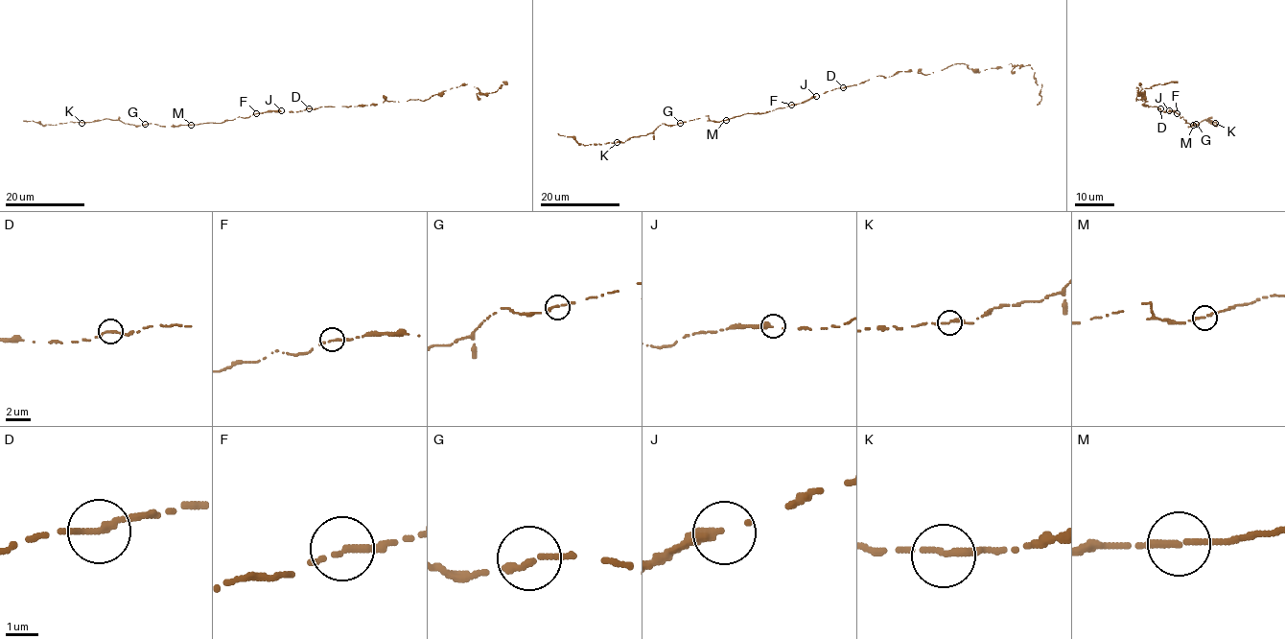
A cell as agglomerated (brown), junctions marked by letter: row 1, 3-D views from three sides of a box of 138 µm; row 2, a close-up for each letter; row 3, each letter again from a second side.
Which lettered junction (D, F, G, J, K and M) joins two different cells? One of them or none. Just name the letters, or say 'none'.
none

